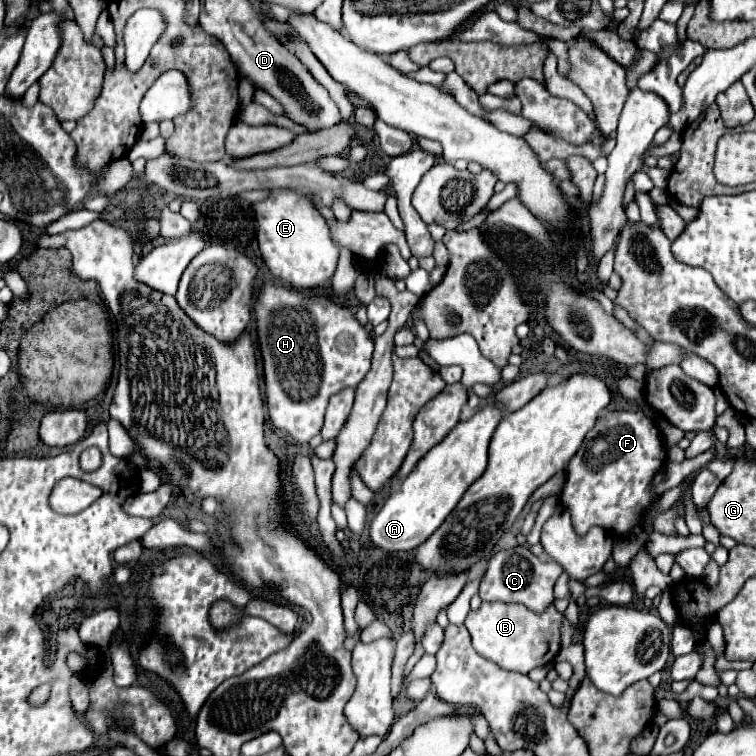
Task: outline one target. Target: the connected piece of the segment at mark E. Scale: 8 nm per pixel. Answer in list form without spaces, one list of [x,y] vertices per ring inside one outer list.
[[[282,189],[252,207],[258,219],[260,253],[276,281],[292,289],[316,289],[332,279],[338,263],[338,245],[330,239],[324,217],[304,195]]]

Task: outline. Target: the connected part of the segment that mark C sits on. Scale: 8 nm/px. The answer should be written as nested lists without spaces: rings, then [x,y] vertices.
[[[518,545],[508,551],[498,551],[492,555],[488,571],[480,583],[480,599],[482,601],[500,601],[500,603],[518,603],[530,609],[532,613],[544,613],[554,601],[554,583],[562,575],[562,567],[552,561],[542,563],[538,557],[530,553],[528,547]]]

